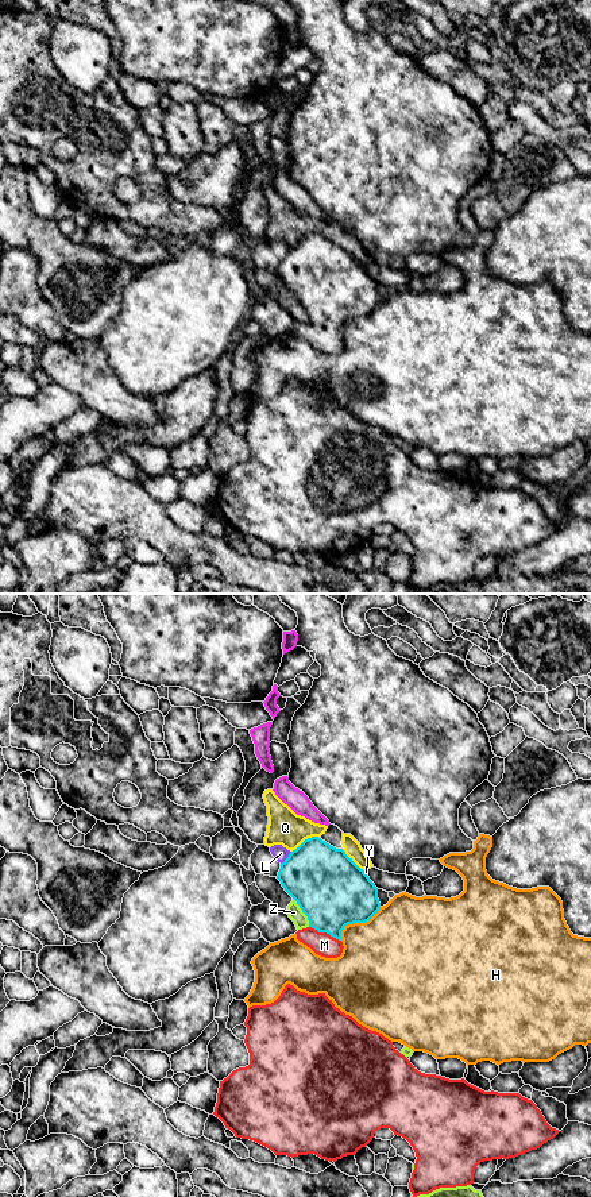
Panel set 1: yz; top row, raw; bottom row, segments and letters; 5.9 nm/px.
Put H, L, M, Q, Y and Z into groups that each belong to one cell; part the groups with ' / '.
H / L / M / Q / Y / Z

